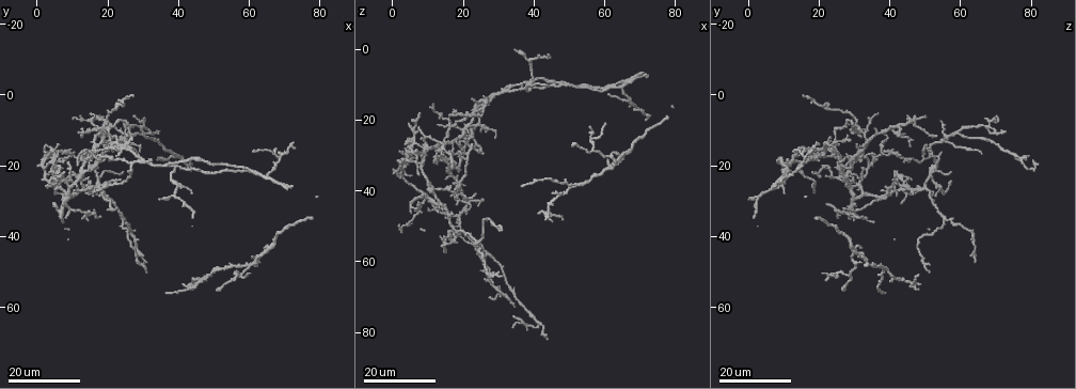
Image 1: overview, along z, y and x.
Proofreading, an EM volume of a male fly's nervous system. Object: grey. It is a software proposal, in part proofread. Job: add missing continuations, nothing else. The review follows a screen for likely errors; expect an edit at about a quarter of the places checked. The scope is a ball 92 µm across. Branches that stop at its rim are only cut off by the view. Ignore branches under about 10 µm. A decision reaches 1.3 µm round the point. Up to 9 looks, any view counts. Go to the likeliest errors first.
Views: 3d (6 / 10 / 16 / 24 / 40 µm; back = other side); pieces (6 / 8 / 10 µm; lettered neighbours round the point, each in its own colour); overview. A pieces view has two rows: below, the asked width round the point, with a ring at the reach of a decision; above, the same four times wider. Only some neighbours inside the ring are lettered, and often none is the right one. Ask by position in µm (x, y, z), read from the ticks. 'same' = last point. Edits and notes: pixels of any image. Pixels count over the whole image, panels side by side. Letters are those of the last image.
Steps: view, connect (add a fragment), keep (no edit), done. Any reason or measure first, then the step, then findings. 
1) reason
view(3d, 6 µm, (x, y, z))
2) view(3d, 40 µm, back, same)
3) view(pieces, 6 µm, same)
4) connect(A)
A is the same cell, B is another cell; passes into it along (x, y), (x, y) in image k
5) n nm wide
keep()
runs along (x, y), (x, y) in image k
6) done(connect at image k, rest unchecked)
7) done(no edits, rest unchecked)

view(3d, 24 µm, (23.0, 31.5, 27.0))

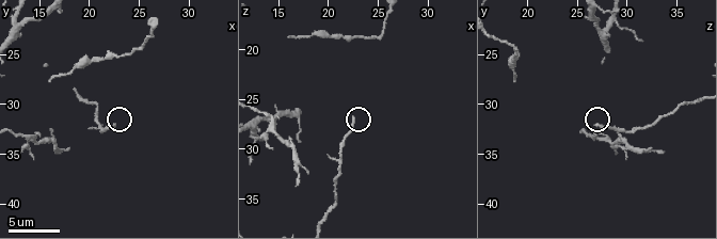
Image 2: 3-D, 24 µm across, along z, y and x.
view(pieces, 6 µm, (22.4, 32.0, 26.8))

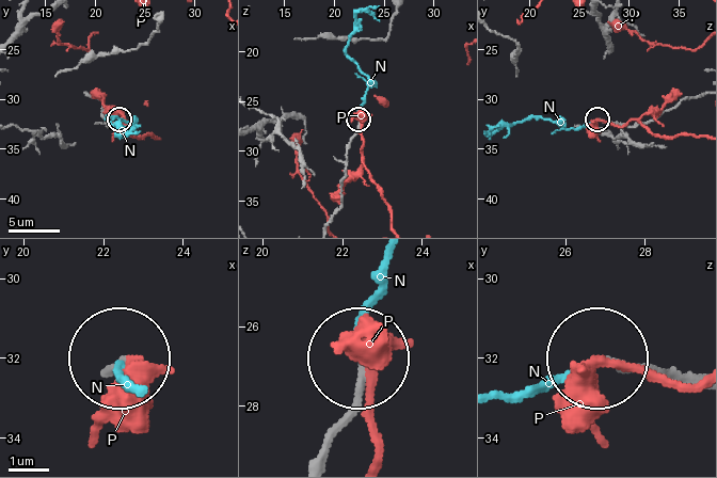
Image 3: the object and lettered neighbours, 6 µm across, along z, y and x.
connect(N)
N is the same cell, P is another cell; it goes on there

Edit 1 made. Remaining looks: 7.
free end
view(3d, 24 µm, (31.5, 18.0, 11.5))

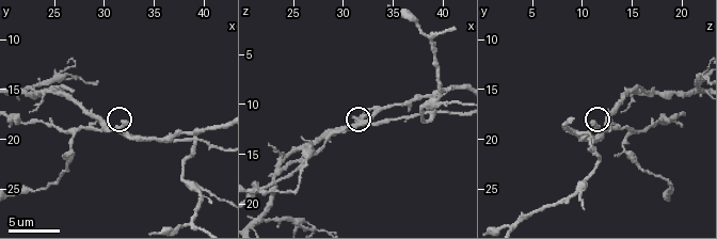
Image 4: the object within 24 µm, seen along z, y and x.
view(pieces, 6 µm, (32.2, 18.2, 11.0))

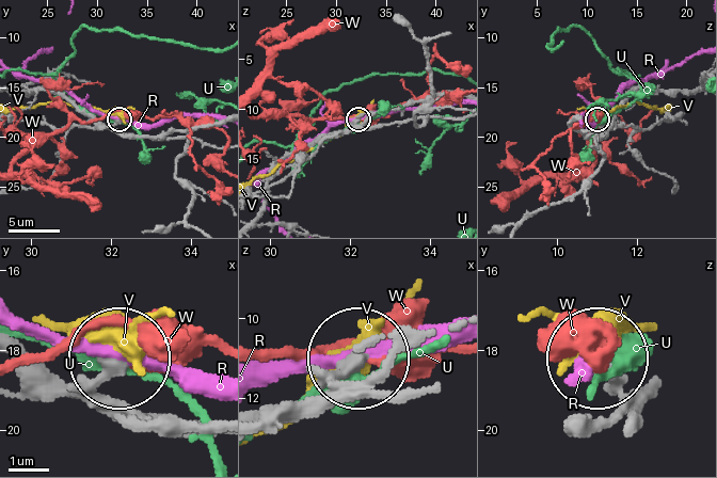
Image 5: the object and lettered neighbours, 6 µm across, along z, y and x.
keep()
R, U, V and W are other cells; none of them fits

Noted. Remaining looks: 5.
free end
view(3d, 6 µm, (26.6, 15.0, 15.0))

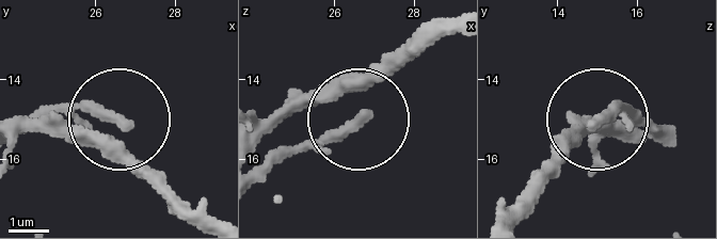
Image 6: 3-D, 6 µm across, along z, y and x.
see the neighbours
view(pieces, 10 µm, (26.80, 15.15, 14.95))

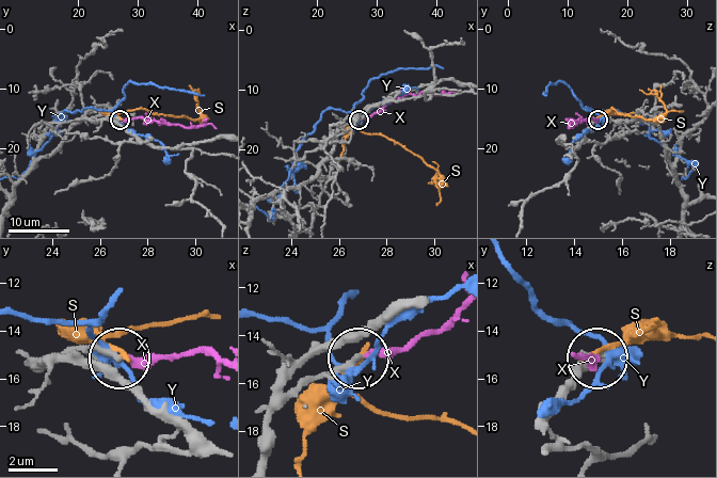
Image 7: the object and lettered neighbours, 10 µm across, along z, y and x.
connect(X)
X is the same cell, S and Y are other cells; passes into it along (104, 118), (142, 117), (185, 126), (210, 124) in image 7; it goes on there

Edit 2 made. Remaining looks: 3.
view(overview)

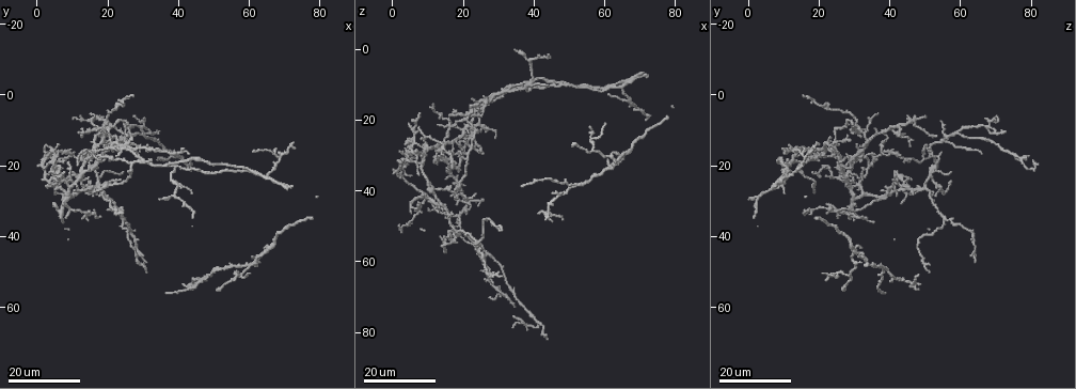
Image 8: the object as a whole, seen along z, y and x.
end of a long branch
view(3d, 16 µm, (25.0, 32.5, 17.5))

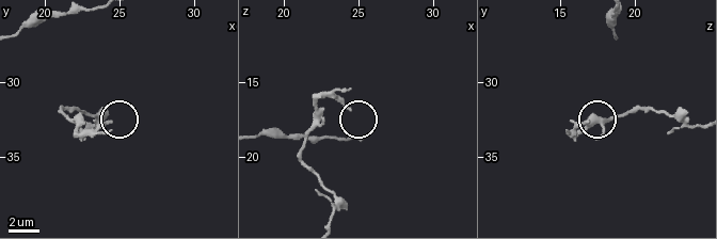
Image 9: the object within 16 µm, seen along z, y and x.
view(pieces, 6 µm, (24.4, 32.8, 16.8))

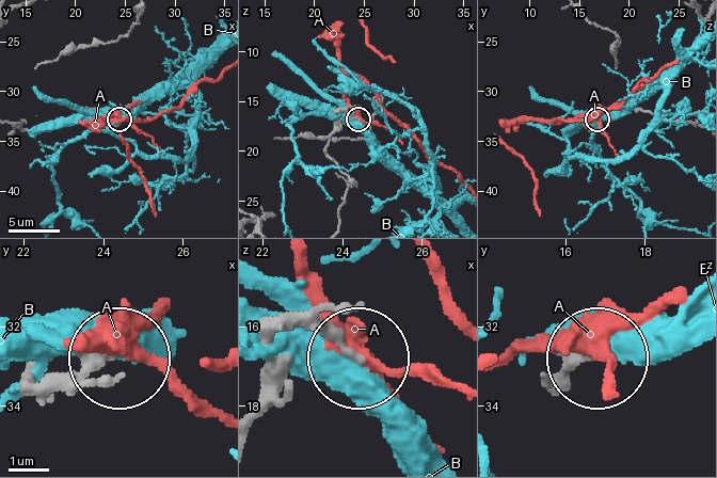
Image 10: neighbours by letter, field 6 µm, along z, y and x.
keep()
A and B are other cells; none of them fits

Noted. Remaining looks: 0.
done(connect at image 3, connect at image 7, rest unchecked)

